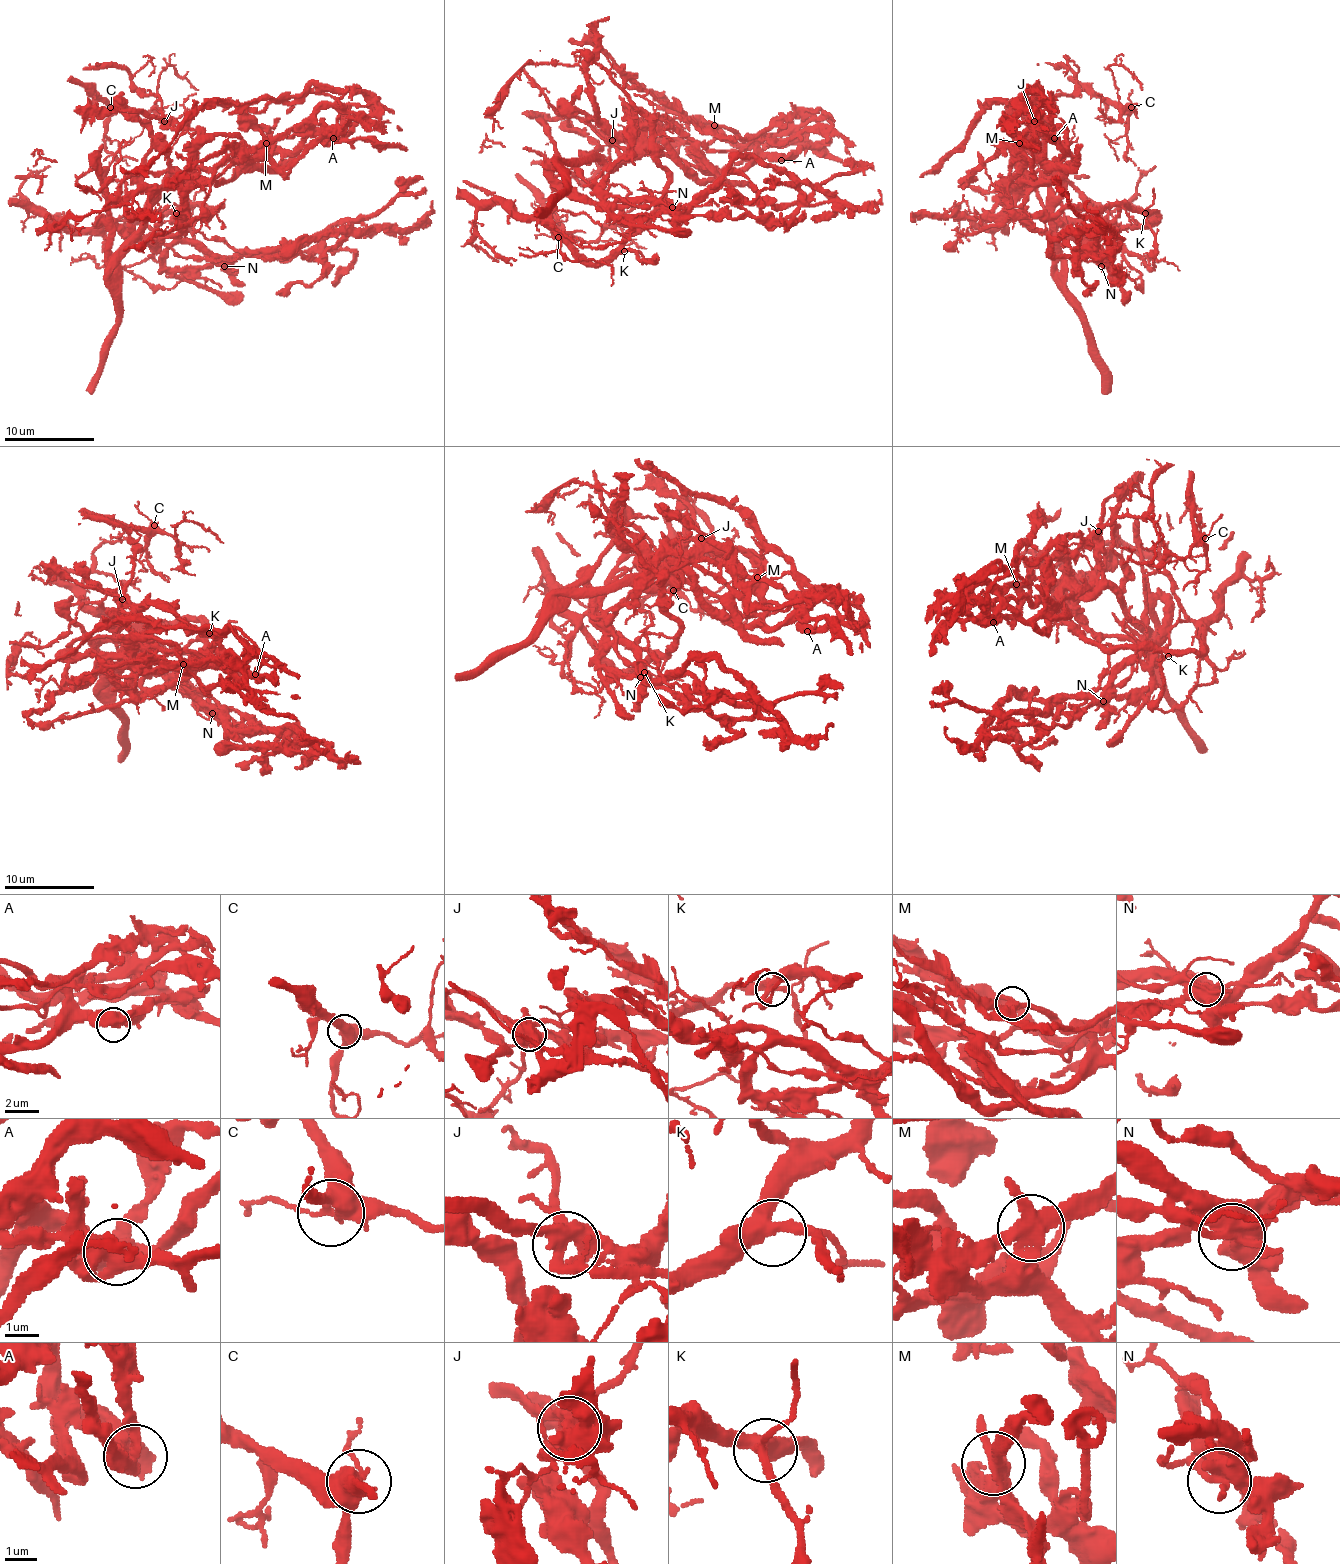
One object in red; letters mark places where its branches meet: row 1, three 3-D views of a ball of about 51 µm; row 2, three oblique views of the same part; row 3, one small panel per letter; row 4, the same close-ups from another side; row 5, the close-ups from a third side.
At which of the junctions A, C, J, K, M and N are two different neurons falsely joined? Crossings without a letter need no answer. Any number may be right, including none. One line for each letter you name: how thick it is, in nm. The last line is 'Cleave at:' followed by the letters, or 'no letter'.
A: Thickness 480 nm
J: Thickness 440 nm
M: Thickness 380 nm
N: Thickness 500 nm
Cleave at: A, J, M, N

